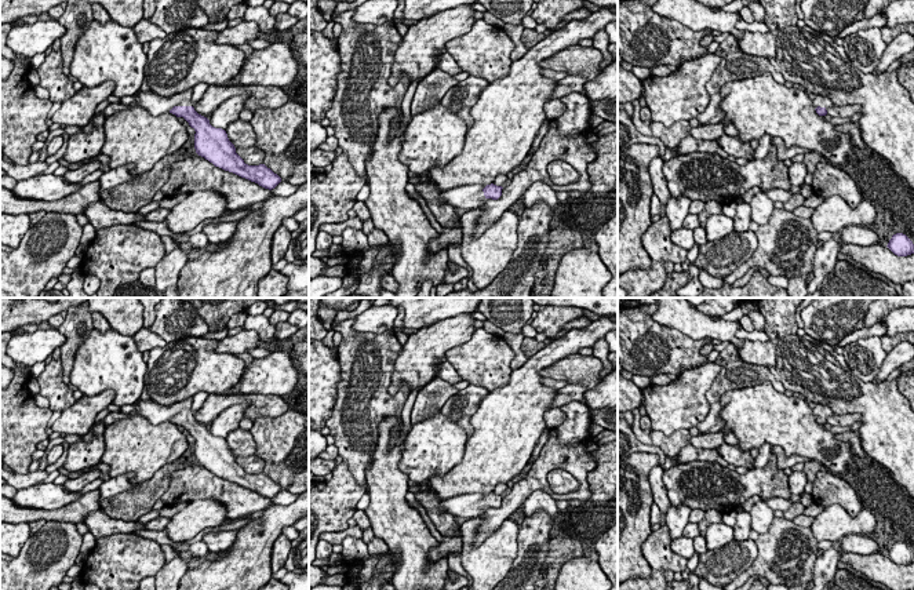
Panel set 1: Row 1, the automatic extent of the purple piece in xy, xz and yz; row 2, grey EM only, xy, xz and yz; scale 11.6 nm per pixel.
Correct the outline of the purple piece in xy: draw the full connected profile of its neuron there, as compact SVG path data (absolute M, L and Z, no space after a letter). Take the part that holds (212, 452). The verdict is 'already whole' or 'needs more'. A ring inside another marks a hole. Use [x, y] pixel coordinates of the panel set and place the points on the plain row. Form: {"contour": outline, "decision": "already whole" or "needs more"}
{"contour": "M152 398L139 400L135 412L146 418L152 425L172 422L176 426L183 426L196 440L194 458L199 465L204 466L215 476L255 491L265 498L274 498L281 491L281 487L265 473L245 473L236 462L236 456L229 449L226 440L212 436L207 426L194 419L192 404L193 398L186 398L168 407L161 407Z", "decision": "needs more"}

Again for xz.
{"contour": "M494 492L465 494L456 495L447 500L441 500L440 509L452 514L454 517L473 518L478 517L485 509L498 509L502 505L502 495Z", "decision": "needs more"}

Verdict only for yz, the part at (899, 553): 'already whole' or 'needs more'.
already whole

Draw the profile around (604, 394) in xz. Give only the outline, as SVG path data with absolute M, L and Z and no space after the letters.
M618 369L608 374L594 389L586 390L583 397L590 409L618 407Z

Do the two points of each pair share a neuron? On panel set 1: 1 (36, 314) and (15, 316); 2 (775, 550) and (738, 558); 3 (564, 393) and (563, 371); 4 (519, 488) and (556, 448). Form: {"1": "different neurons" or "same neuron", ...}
{"1": "same neuron", "2": "different neurons", "3": "different neurons", "4": "same neuron"}

